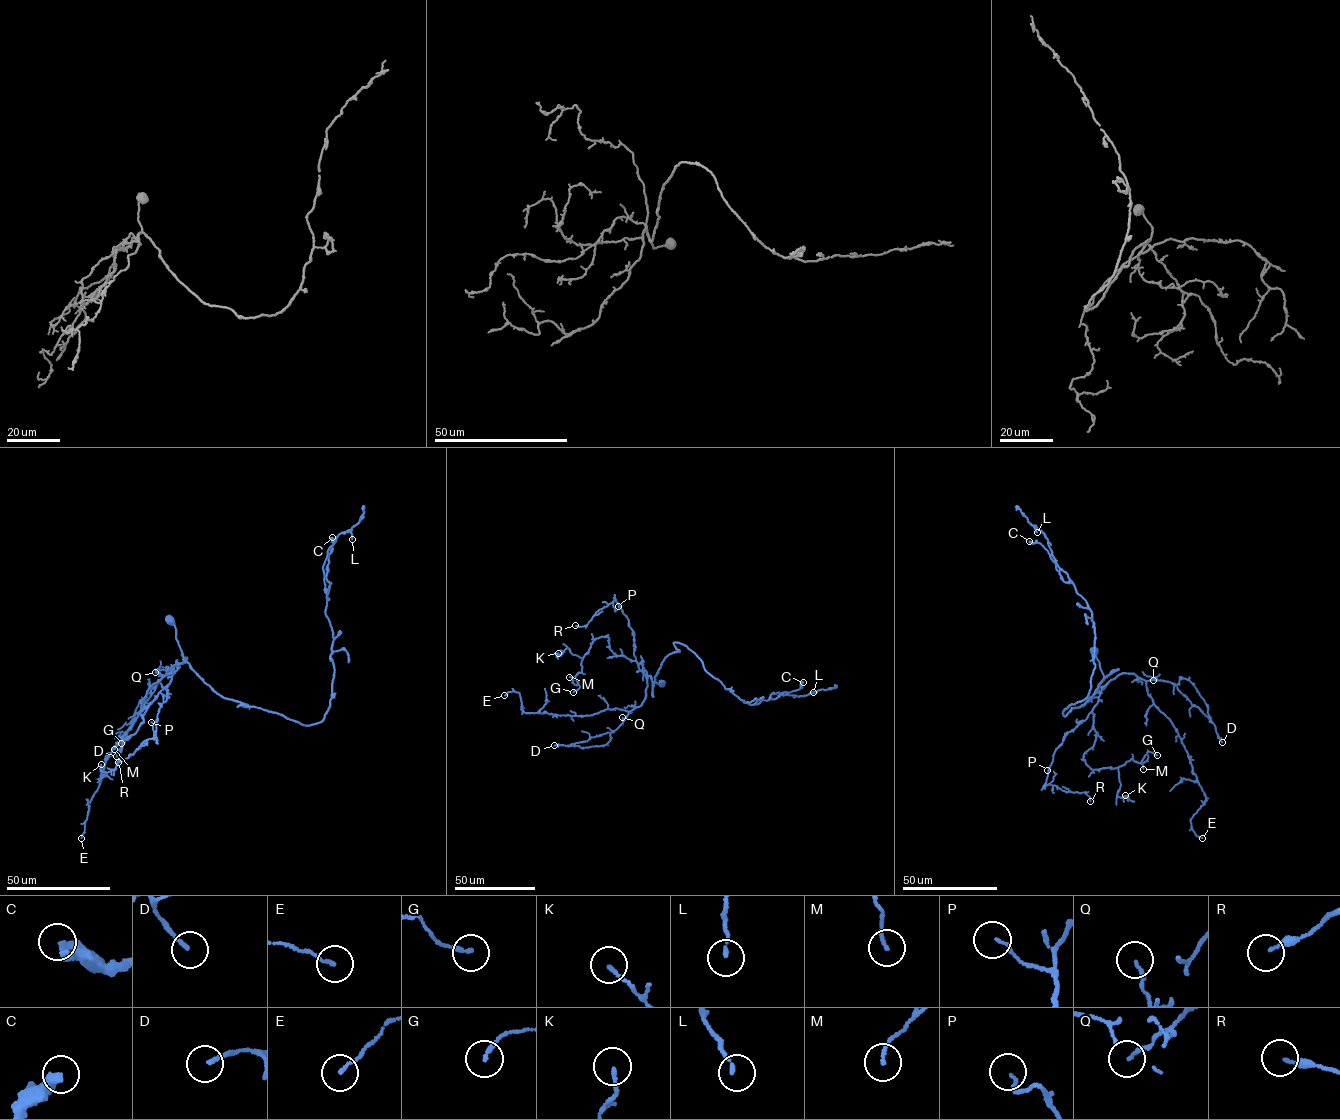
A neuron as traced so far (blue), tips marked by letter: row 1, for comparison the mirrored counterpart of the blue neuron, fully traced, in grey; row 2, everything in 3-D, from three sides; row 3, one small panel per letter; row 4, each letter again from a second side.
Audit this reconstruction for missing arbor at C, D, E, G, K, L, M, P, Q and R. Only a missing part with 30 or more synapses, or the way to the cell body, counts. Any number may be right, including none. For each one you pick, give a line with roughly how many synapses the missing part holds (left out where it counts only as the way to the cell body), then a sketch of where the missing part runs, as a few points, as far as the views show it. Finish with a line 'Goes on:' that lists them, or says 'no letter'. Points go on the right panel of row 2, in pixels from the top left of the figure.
D: 30 synapses; course (1222, 742), (1229, 766), (1228, 774), (1221, 781), (1225, 813), (1214, 824)
Goes on: D

